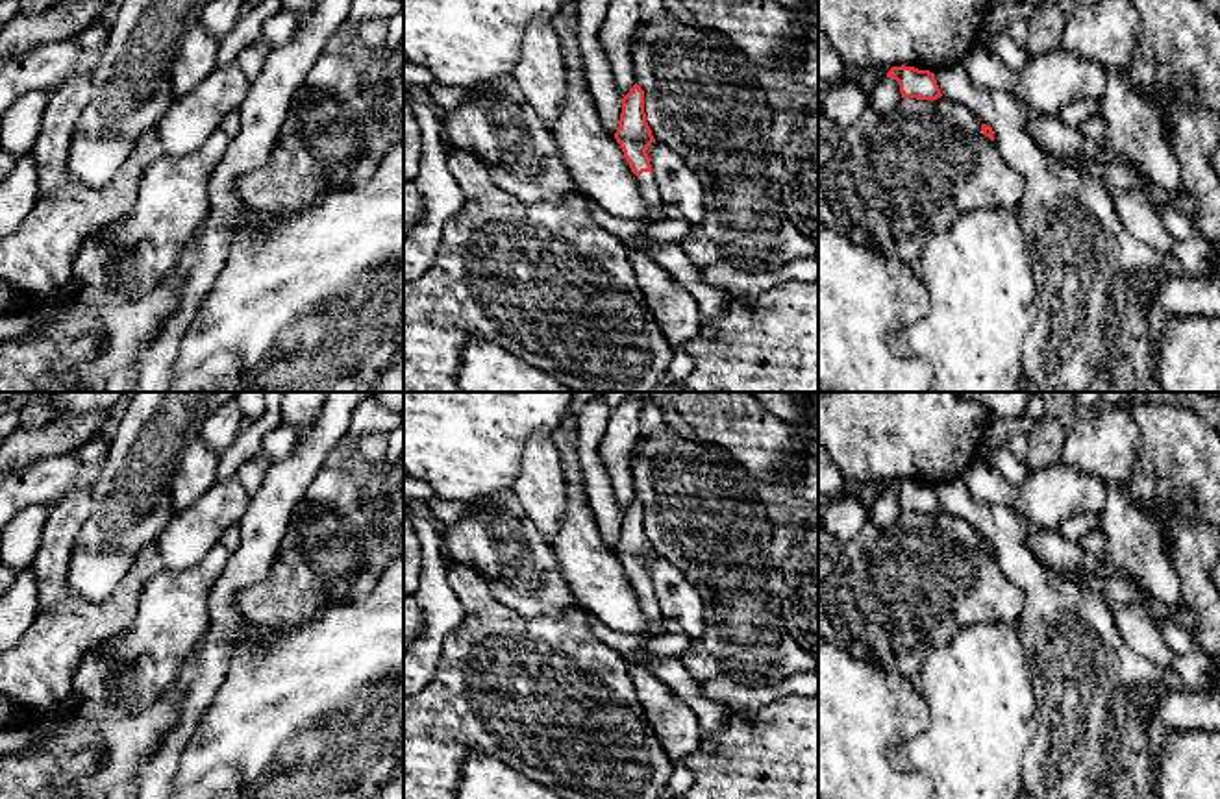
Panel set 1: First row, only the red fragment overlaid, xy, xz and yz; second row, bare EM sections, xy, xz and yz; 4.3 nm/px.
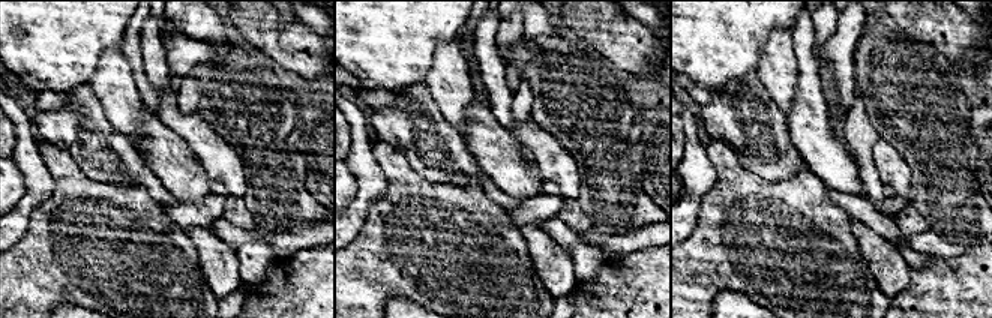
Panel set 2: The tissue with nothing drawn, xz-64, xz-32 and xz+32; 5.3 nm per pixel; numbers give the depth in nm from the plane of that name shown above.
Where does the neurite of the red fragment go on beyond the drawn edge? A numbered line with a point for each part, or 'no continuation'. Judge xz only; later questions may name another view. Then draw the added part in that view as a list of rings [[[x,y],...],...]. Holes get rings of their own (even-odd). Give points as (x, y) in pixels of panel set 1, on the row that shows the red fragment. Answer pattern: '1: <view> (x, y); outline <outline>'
1: xz (648, 189); outline [[[642,172],[637,176],[641,196],[646,200],[648,205],[648,222],[655,222],[665,218],[663,216],[663,200],[659,196],[659,187],[655,183],[654,172]]]

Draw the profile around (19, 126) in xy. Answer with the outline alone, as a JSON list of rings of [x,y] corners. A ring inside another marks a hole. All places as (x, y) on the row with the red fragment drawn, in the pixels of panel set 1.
[[[48,91],[22,94],[0,118],[0,148],[13,157],[31,152],[46,104]]]

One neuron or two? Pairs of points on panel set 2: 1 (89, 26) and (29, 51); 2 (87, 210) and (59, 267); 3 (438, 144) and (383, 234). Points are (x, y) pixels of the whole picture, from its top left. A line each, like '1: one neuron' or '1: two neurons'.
1: one neuron
2: one neuron
3: two neurons

